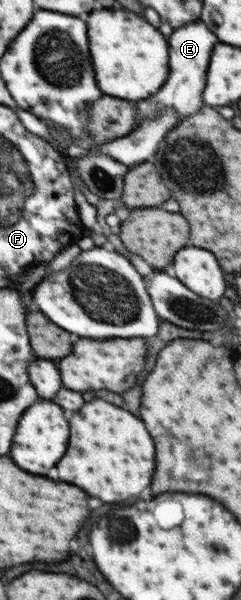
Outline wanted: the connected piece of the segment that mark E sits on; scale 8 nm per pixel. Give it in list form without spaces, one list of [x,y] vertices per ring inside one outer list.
[[[201,19],[173,29],[171,36],[168,37],[169,78],[155,95],[149,97],[147,110],[138,109],[134,127],[139,126],[143,118],[157,118],[160,109],[173,109],[179,114],[179,121],[181,121],[189,118],[203,107],[201,94],[207,84],[207,71],[210,67],[213,49],[217,43],[215,32],[211,32],[211,28],[207,28],[207,24]]]

